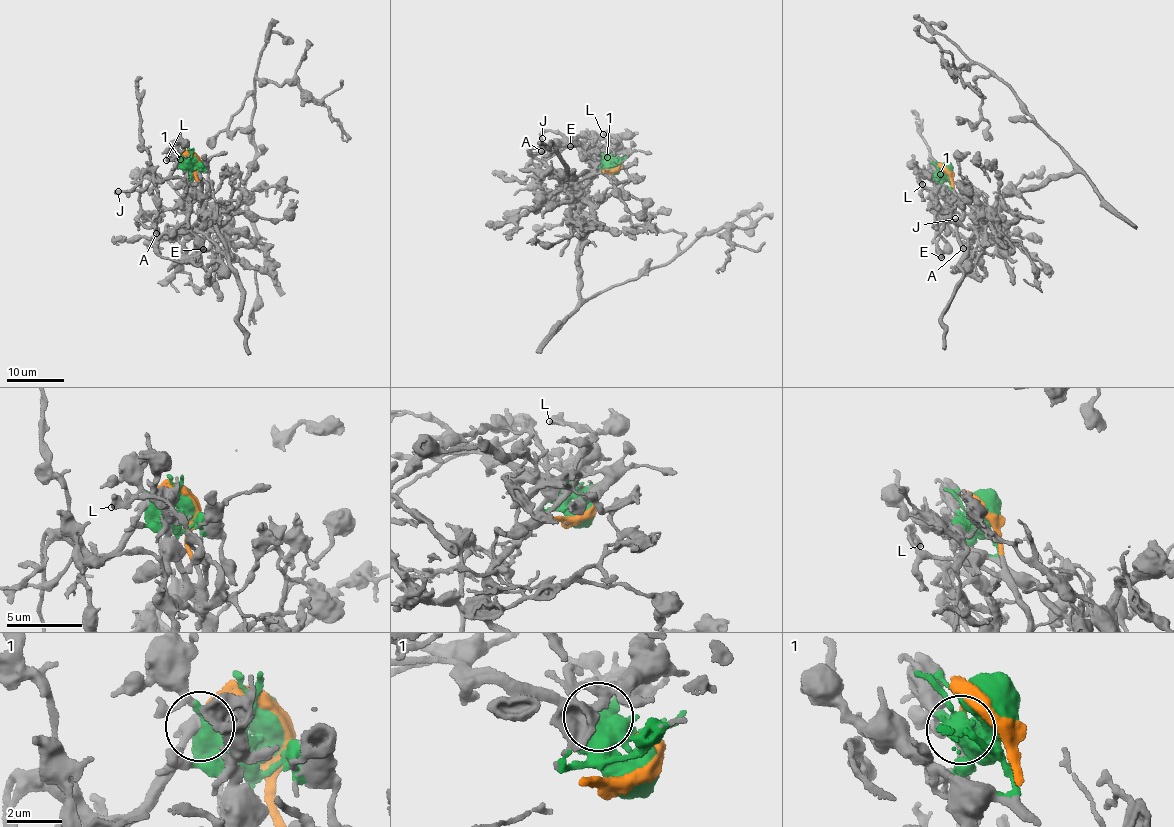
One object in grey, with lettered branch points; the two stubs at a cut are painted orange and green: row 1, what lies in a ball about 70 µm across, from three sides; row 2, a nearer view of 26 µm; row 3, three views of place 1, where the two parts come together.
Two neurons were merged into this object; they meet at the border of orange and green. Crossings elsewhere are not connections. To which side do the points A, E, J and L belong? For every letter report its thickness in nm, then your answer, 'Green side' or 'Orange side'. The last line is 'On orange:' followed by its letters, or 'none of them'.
A: Thickness 160 nm. Orange side
E: Thickness 600 nm. Green side
J: Thickness 190 nm. Orange side
L: Thickness 500 nm. Orange side
On orange: A, J, L

